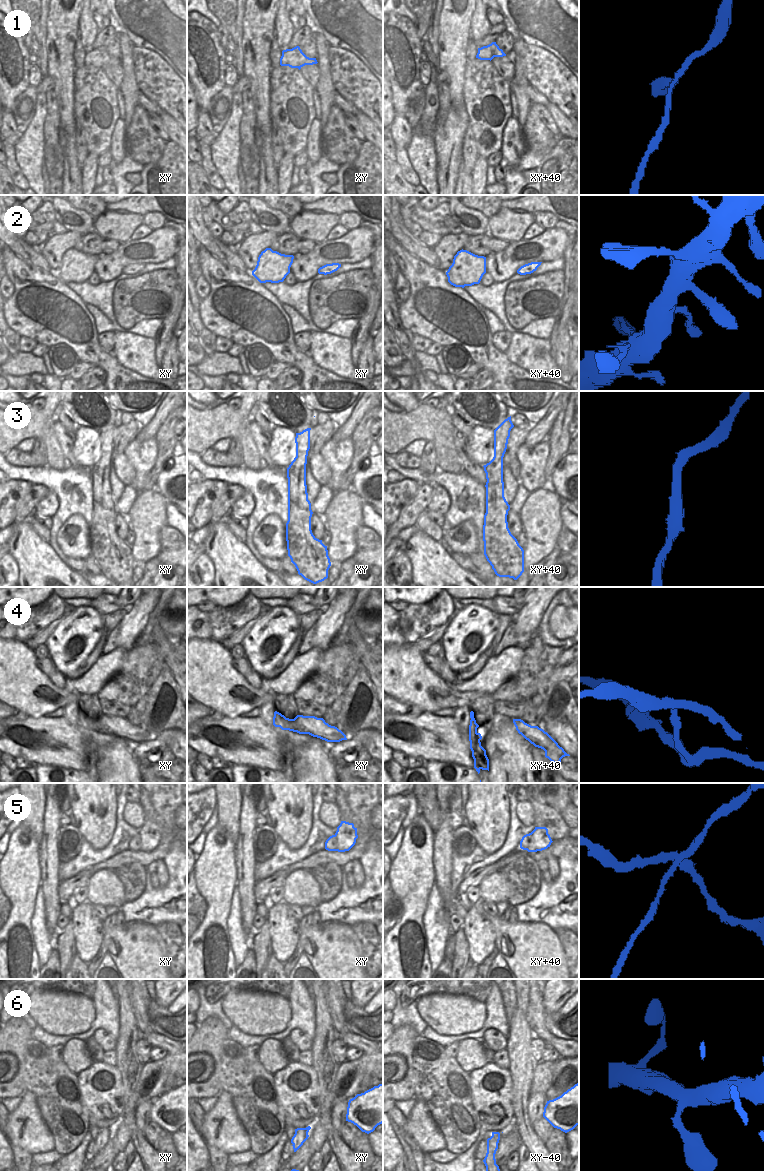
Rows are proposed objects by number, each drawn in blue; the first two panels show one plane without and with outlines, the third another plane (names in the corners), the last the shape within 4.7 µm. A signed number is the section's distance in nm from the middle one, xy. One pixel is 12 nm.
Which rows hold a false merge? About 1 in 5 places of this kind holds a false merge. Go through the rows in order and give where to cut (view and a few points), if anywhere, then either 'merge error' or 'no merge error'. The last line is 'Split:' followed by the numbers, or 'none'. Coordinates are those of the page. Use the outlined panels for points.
1: no cut | no merge error
2: no cut | no merge error
3: no cut | no merge error
4: xy+40 (471, 718), (477, 727) | merge error
5: xy+40 (531, 832), (532, 844), (526, 849) | merge error
6: no cut | no merge error
Split: 4, 5

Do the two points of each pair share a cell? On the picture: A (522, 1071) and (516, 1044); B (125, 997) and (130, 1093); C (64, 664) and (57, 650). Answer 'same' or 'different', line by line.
A: same
B: same
C: same

